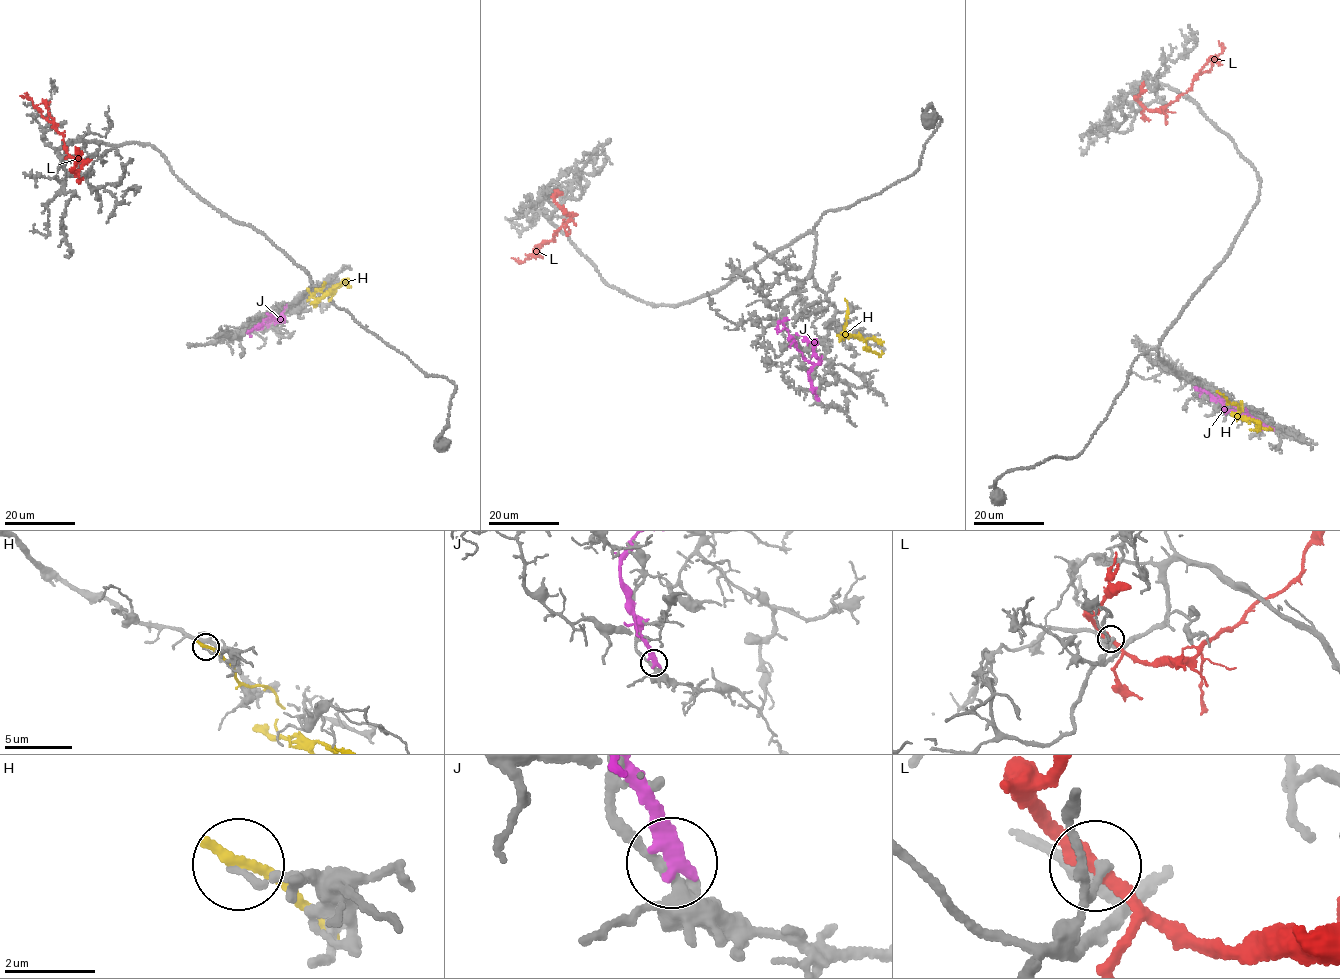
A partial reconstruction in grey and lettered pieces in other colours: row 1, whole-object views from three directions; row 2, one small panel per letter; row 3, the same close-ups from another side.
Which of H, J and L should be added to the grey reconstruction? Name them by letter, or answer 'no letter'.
no letter

